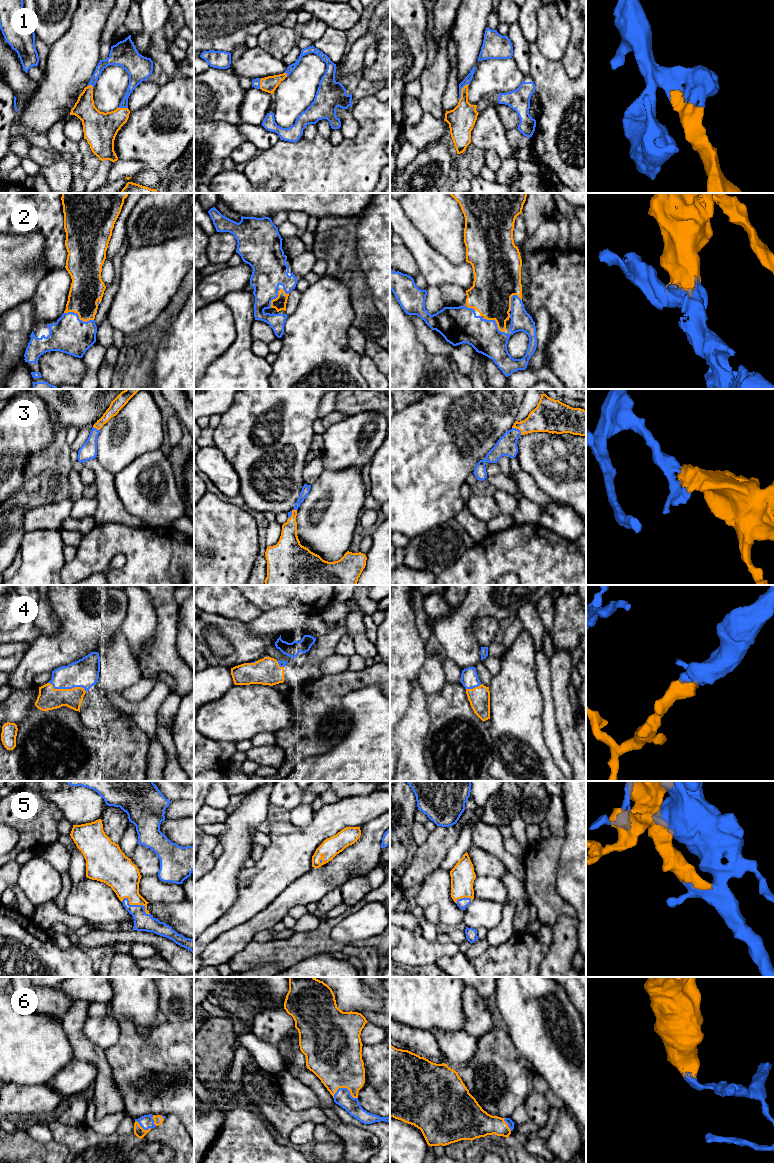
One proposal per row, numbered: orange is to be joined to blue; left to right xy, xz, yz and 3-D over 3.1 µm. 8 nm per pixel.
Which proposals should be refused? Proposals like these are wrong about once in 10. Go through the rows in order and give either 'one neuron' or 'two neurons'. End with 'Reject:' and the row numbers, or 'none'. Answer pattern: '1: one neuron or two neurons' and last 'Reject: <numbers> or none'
1: one neuron
2: one neuron
3: one neuron
4: one neuron
5: one neuron
6: one neuron
Reject: none

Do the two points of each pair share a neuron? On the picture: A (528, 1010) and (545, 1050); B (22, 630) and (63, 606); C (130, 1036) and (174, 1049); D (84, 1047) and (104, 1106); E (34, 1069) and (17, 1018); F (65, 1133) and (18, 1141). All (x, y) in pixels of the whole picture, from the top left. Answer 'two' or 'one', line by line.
A: one
B: two
C: one
D: one
E: one
F: two

